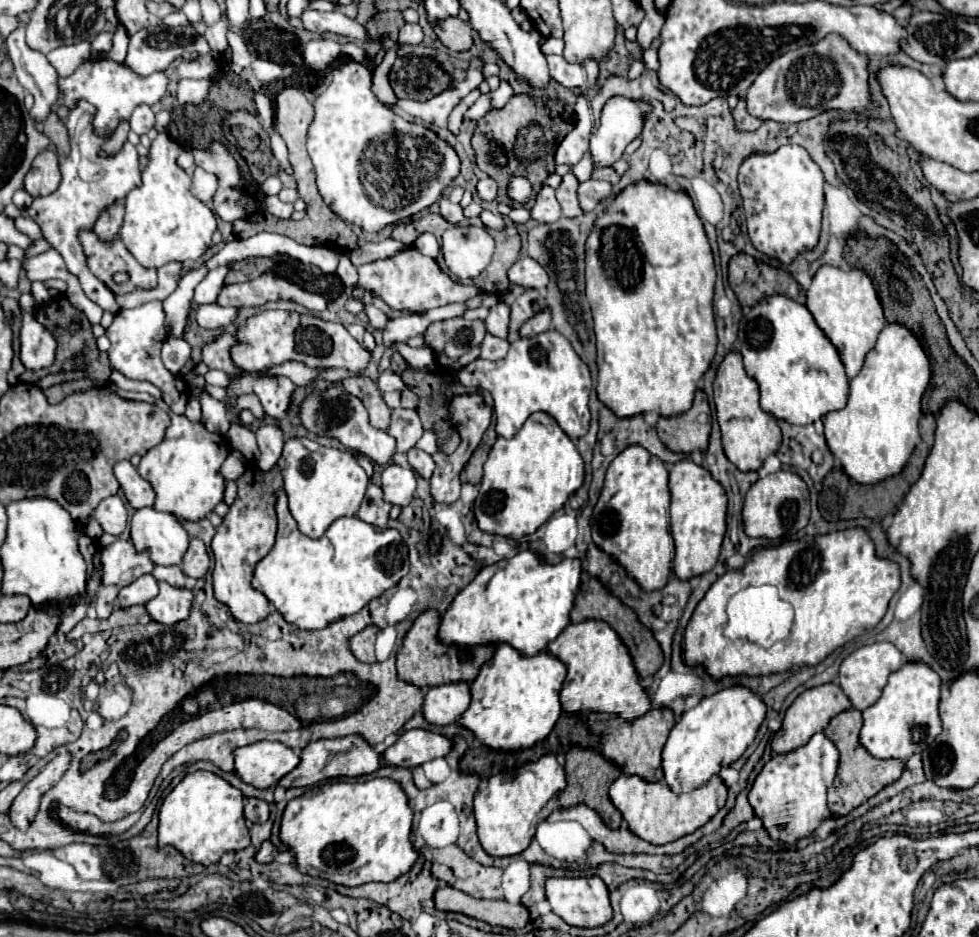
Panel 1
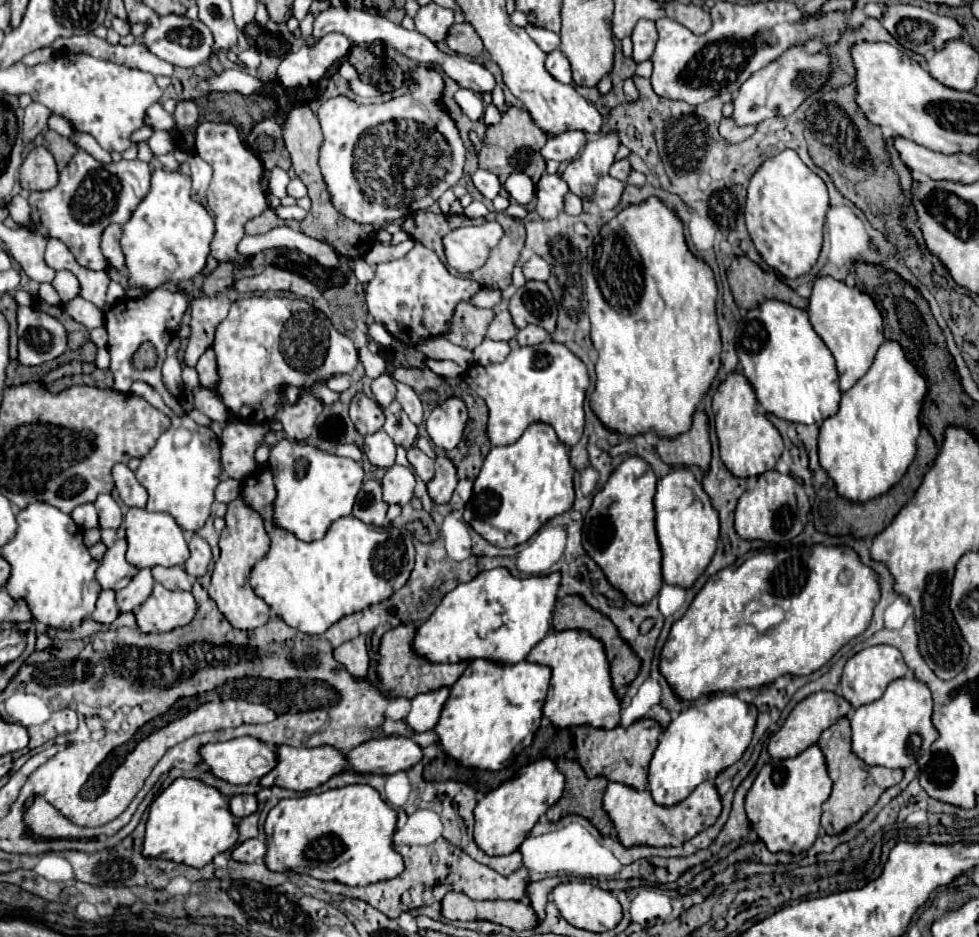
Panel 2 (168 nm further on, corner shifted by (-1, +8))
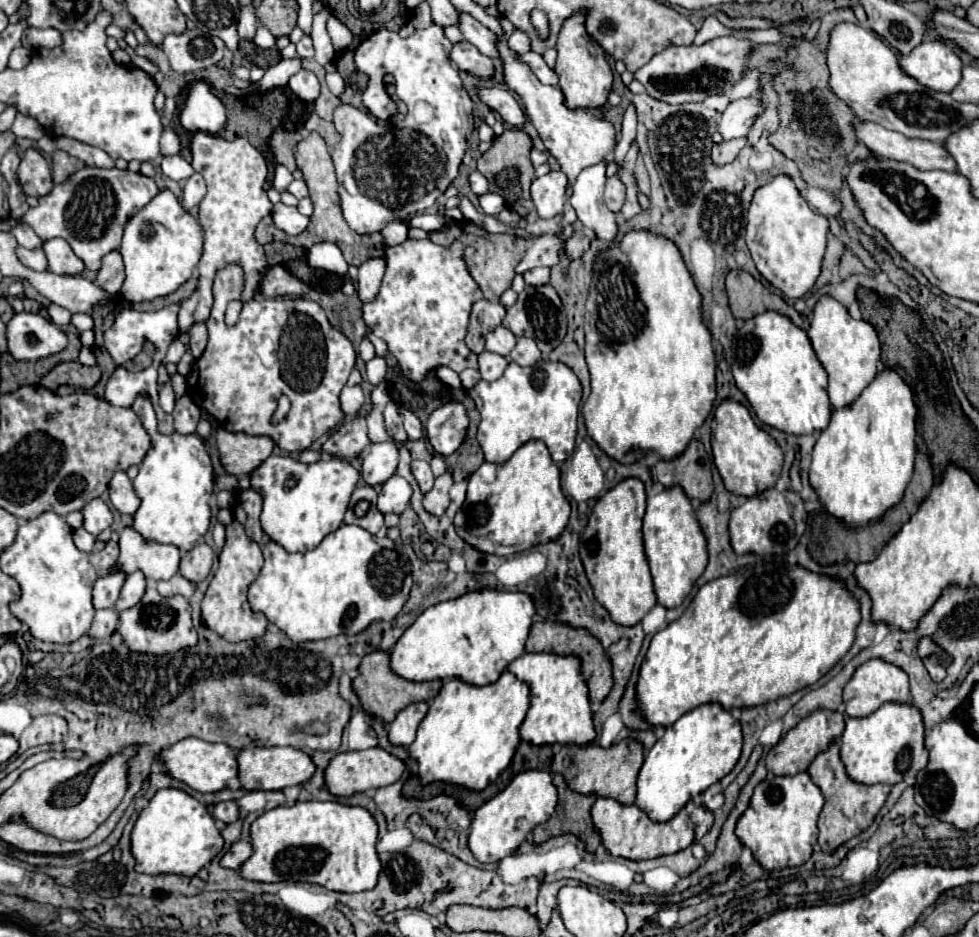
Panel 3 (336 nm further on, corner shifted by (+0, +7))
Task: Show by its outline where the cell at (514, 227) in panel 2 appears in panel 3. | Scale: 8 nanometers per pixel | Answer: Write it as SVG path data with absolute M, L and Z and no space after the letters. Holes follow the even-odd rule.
M453 222L451 226L431 232L429 238L443 246L449 246L453 240L463 242L465 262L469 266L469 272L489 302L497 302L499 296L511 286L513 276L515 276L515 266L521 262L521 258L525 256L525 250L527 250L527 242L523 238L511 238L505 234L485 234L485 230L475 226L473 222Z

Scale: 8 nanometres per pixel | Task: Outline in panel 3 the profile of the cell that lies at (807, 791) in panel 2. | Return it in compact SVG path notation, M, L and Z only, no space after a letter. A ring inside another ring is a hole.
M807 772L791 776L767 774L767 778L755 788L749 808L739 818L735 834L745 848L753 852L753 858L763 870L783 870L801 866L811 858L817 844L817 818L823 808L821 790L811 782Z

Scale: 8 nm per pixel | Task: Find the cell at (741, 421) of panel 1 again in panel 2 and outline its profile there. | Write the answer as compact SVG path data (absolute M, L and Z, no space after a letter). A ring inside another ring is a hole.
M732 371L718 387L718 391L712 397L714 415L716 415L716 433L720 441L720 457L724 465L736 477L752 477L766 473L768 469L774 469L784 445L778 429L768 421L766 413L760 411L756 389L752 383L740 373Z

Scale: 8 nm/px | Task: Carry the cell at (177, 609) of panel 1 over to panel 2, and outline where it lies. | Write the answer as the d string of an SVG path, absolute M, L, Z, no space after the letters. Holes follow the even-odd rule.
M156 583L152 595L134 613L142 633L172 631L194 619L196 603L190 591L170 591Z

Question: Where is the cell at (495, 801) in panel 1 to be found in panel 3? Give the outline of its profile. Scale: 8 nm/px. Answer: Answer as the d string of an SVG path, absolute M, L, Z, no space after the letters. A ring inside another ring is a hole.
M527 770L517 774L503 792L499 792L495 798L475 810L469 834L471 854L483 864L503 860L505 856L513 854L521 842L525 842L535 826L547 822L547 818L555 812L555 804L557 790L547 770Z

